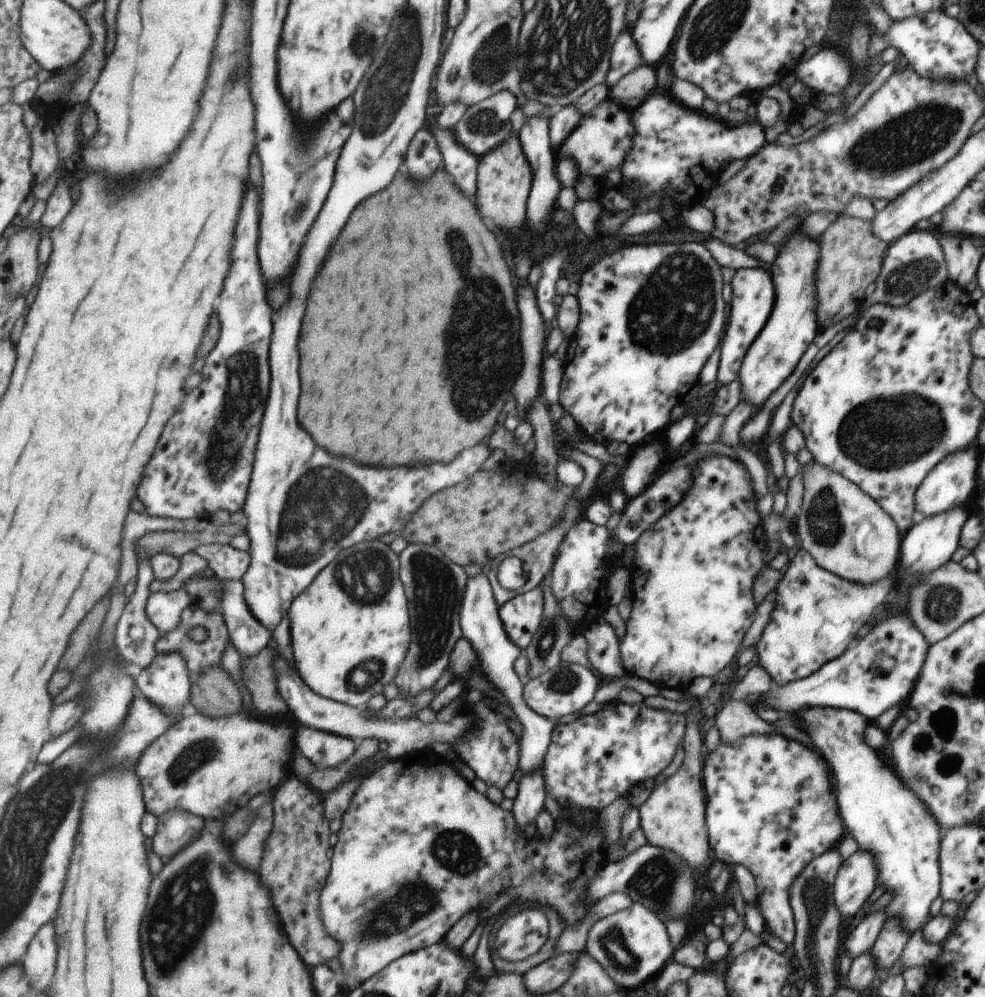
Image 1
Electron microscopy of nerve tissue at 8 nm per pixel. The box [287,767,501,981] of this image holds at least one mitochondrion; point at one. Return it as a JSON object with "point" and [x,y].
{"point":[416,904]}

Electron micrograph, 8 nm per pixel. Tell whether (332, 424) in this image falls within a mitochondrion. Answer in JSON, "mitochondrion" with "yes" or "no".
{"mitochondrion":"no"}

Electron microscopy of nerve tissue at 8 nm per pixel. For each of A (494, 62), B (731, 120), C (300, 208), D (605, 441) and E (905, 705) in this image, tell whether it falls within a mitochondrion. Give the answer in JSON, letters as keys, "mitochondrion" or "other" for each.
{"A":"mitochondrion","B":"other","C":"mitochondrion","D":"other","E":"other"}

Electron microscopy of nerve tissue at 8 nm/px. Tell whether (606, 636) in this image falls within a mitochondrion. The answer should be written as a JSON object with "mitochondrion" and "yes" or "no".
{"mitochondrion":"no"}

